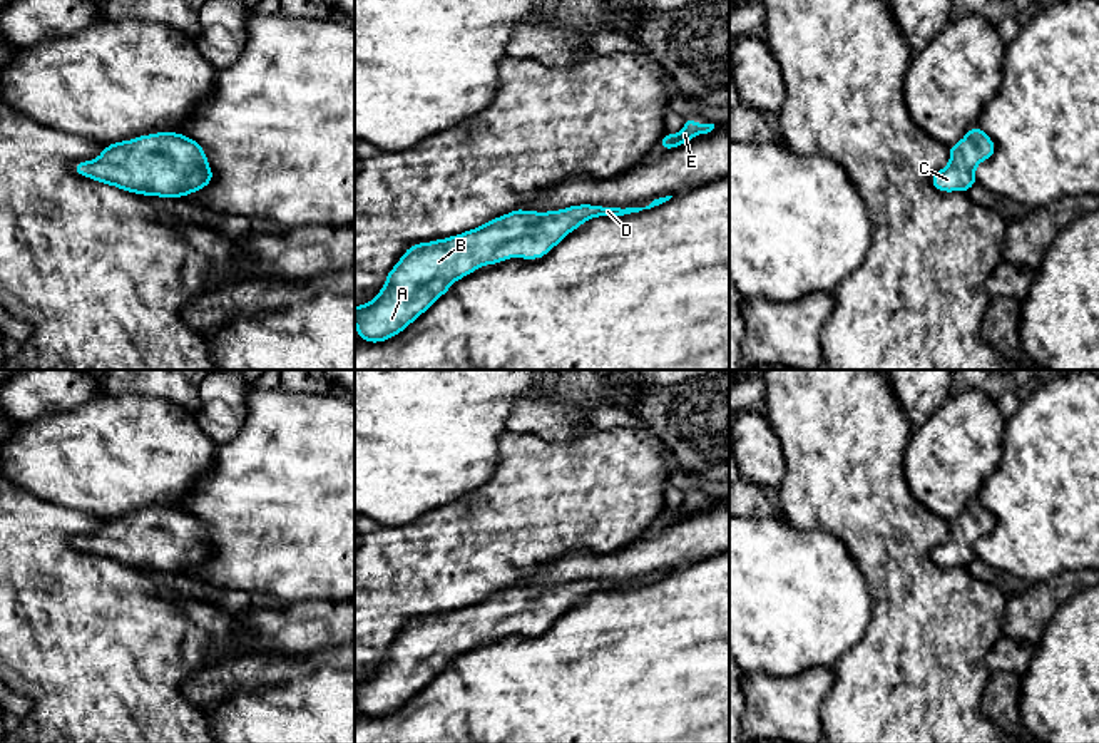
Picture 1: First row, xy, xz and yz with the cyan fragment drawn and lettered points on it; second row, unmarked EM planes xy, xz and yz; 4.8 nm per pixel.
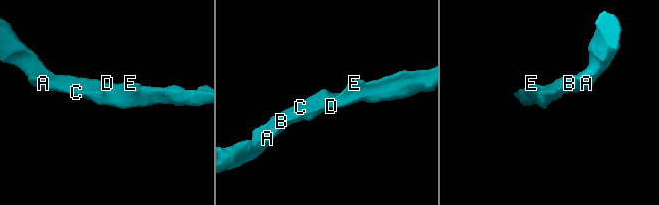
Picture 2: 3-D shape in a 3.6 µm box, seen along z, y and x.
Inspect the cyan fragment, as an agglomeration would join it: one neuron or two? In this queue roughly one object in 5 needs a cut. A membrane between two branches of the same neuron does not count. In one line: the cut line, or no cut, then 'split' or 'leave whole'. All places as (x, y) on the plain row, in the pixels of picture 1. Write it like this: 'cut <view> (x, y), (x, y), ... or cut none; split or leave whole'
cut none; leave whole

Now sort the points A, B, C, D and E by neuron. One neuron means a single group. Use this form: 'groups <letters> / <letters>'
groups A B C D E

